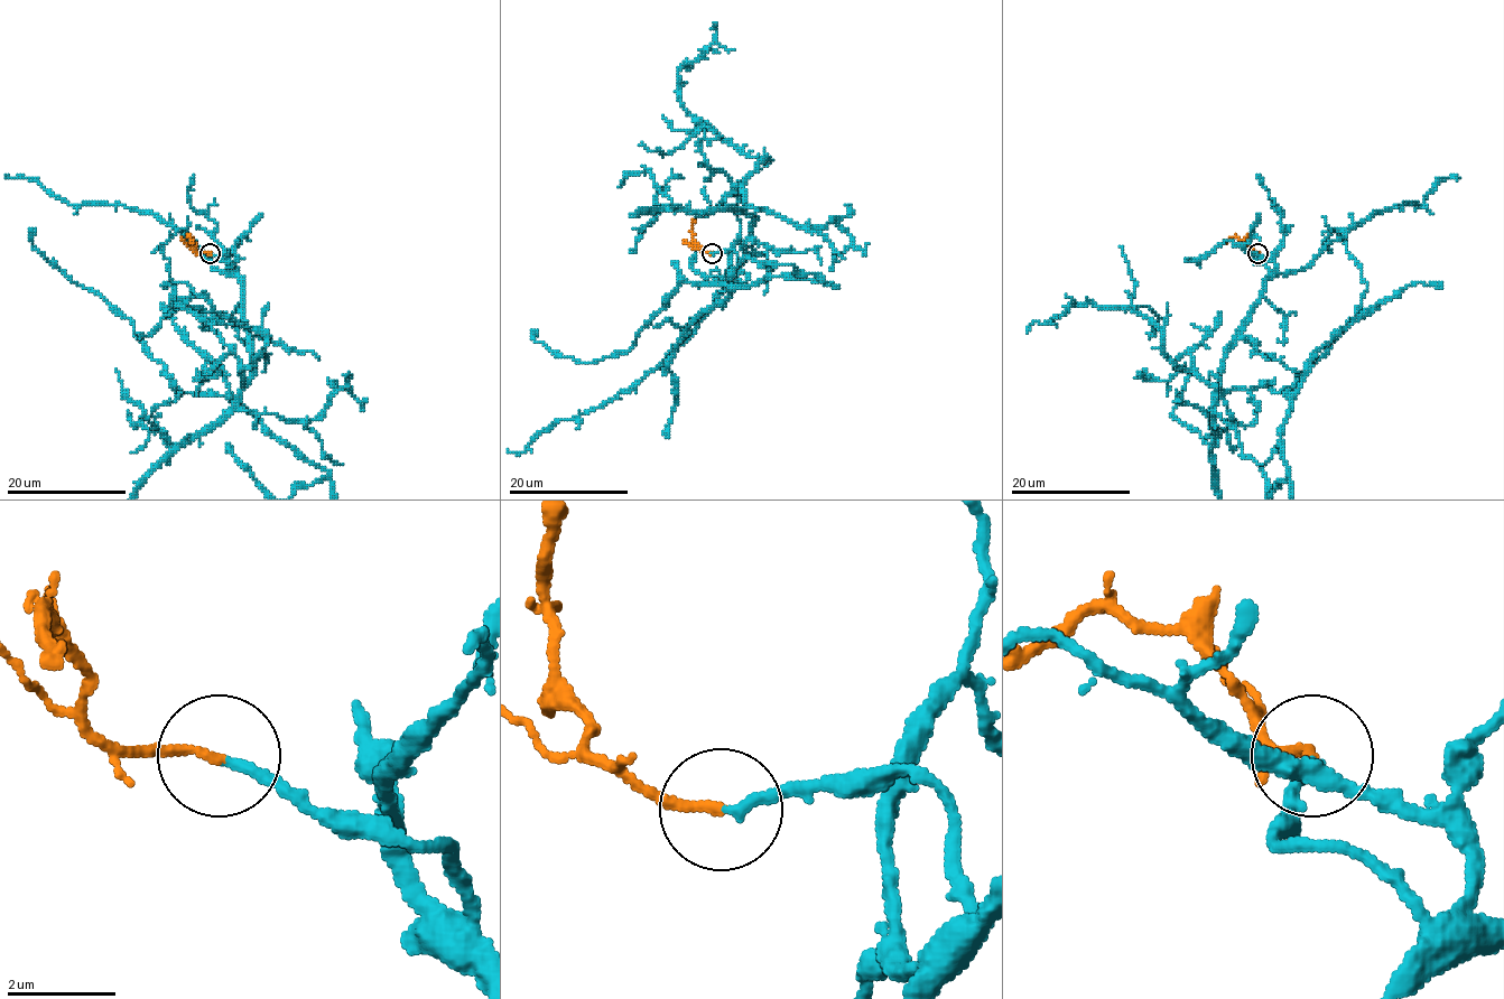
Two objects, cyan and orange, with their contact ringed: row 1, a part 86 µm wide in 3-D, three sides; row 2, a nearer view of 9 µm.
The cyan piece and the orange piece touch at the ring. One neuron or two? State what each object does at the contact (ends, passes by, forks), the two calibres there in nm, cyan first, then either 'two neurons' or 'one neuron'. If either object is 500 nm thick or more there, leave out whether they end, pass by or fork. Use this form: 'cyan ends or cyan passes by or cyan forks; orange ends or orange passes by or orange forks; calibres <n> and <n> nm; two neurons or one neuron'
cyan ends; orange ends; calibres 190 and 190 nm; one neuron

